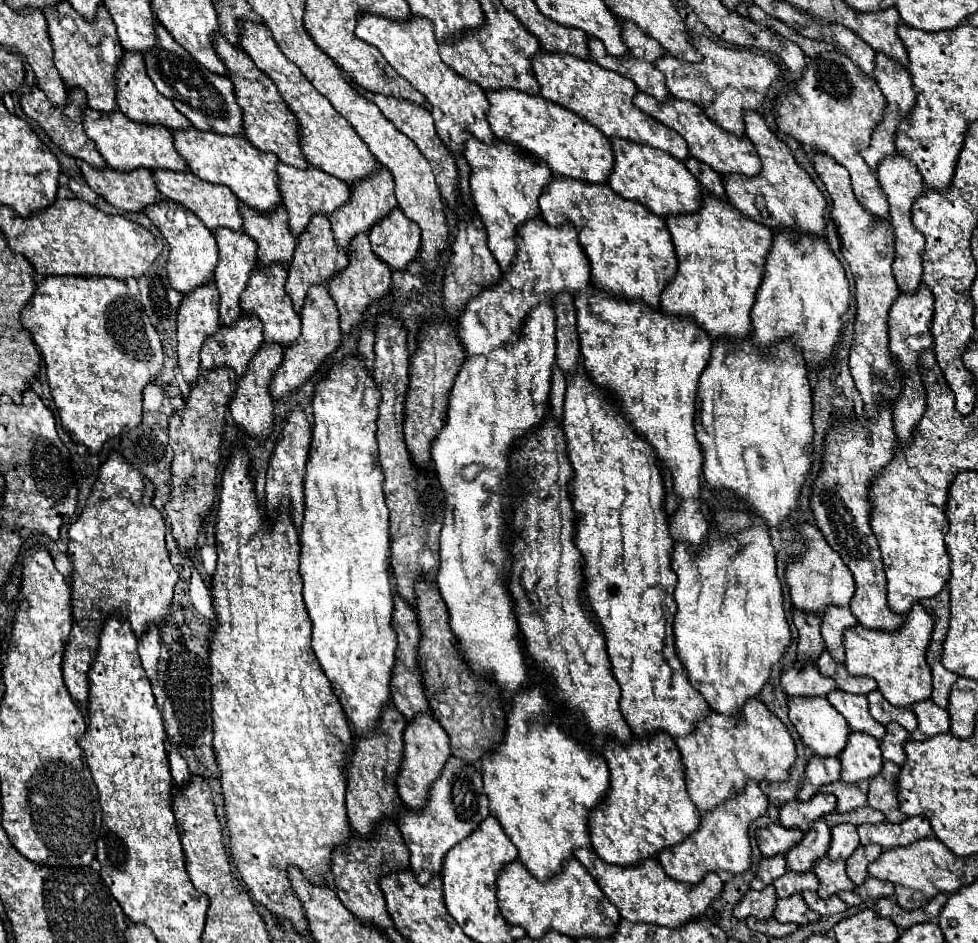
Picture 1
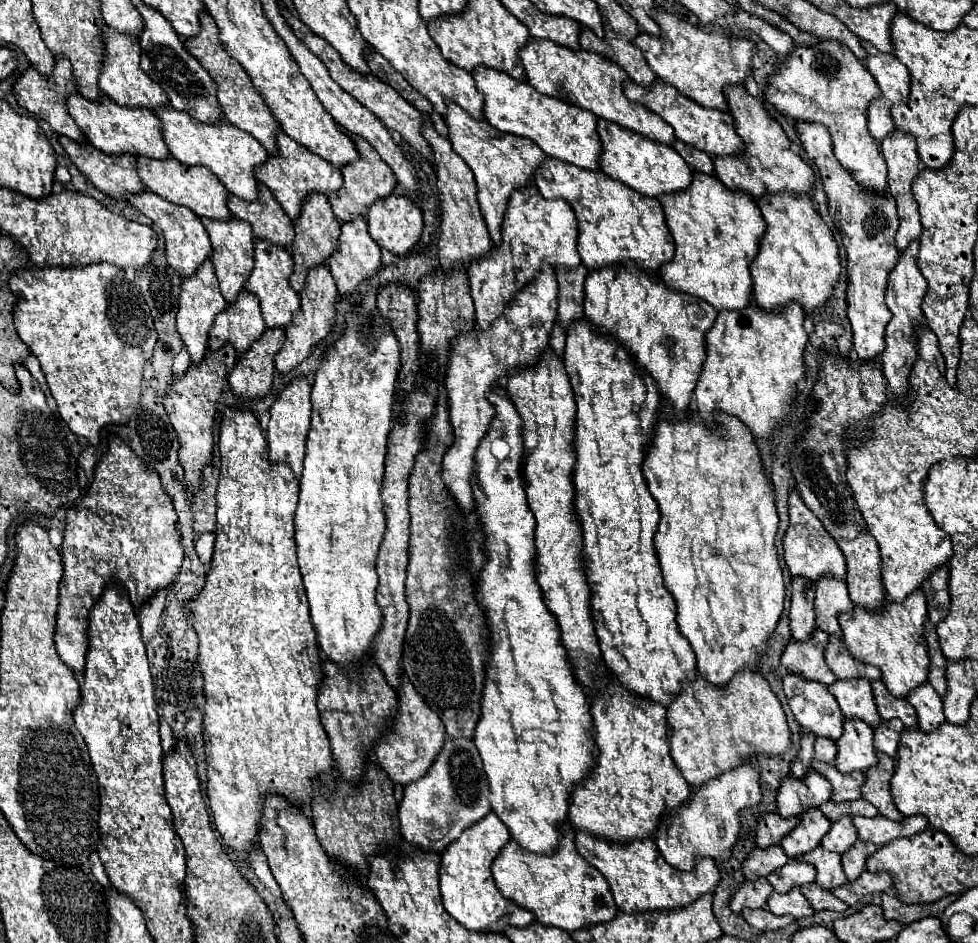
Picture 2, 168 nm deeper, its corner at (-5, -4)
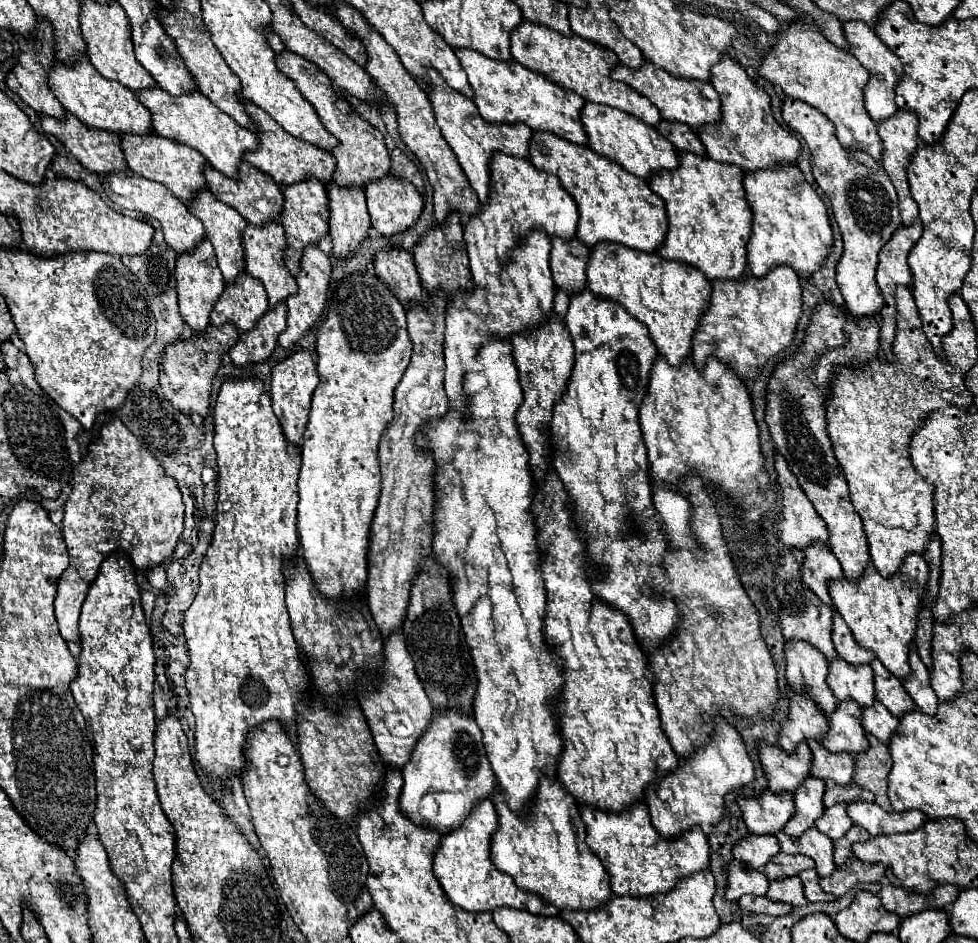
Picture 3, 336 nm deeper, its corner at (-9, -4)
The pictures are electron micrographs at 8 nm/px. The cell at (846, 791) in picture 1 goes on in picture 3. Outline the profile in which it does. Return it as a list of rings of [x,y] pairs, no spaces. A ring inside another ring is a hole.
[[[807,742],[811,748],[811,774],[821,780],[835,780],[845,786],[853,780],[855,762],[851,754],[831,754],[821,742]]]

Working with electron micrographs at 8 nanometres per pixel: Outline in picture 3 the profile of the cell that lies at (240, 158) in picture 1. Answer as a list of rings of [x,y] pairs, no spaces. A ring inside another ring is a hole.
[[[153,86],[135,92],[135,96],[139,96],[139,102],[151,112],[151,124],[155,134],[195,148],[221,174],[237,178],[237,166],[243,160],[243,152],[257,148],[257,136],[251,130],[239,126],[231,116],[221,112],[207,96],[199,94],[199,90],[171,96],[163,88]]]

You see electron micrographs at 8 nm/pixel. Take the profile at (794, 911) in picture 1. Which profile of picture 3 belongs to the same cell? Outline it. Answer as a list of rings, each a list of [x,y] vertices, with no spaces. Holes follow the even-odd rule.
[[[799,876],[769,880],[767,898],[775,900],[775,902],[787,902],[791,906],[803,906],[803,902],[807,902],[805,894],[803,894],[803,884],[799,882]]]

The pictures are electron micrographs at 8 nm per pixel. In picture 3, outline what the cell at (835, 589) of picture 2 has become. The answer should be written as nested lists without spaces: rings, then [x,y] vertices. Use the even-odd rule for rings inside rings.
[[[815,542],[815,546],[807,546],[805,550],[805,560],[801,564],[801,578],[803,584],[811,588],[821,602],[833,606],[827,592],[827,582],[843,578],[843,570],[833,552],[821,542]]]

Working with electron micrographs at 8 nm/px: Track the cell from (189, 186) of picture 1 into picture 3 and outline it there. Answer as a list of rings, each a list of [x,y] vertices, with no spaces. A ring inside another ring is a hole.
[[[119,134],[121,138],[121,150],[125,156],[125,162],[129,166],[129,170],[133,170],[139,176],[145,176],[149,180],[161,182],[163,186],[167,186],[183,204],[191,202],[193,194],[197,194],[197,190],[205,188],[205,178],[203,178],[203,166],[205,166],[205,158],[197,152],[191,150],[187,146],[179,146],[179,142],[167,142],[167,138],[159,138],[159,134],[145,134],[145,136],[137,136],[137,134]]]

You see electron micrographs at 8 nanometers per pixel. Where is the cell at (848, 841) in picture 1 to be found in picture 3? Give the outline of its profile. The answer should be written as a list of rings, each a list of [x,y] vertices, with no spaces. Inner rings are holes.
[[[835,804],[831,808],[825,808],[823,818],[819,818],[819,822],[815,822],[815,828],[821,830],[823,834],[827,834],[831,840],[837,840],[841,836],[845,836],[845,832],[851,828],[851,818],[845,812],[845,804]]]

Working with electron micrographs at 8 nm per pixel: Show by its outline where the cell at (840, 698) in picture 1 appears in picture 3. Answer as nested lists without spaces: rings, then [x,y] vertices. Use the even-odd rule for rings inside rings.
[[[839,656],[829,664],[827,684],[837,700],[855,700],[859,706],[871,706],[875,702],[873,670],[871,666],[851,666]]]

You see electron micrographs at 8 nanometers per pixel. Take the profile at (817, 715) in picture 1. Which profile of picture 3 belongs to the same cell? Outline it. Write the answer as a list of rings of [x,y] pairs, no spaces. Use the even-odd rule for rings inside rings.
[[[785,642],[783,648],[787,660],[787,680],[797,692],[809,694],[823,714],[831,714],[837,706],[837,698],[827,686],[827,658],[821,650],[807,642]]]

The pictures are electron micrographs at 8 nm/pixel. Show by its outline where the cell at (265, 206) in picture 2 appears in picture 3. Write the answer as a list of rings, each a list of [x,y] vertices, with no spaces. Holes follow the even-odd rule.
[[[241,160],[241,164],[239,164],[239,176],[237,178],[229,178],[229,176],[221,174],[219,170],[215,170],[211,164],[205,164],[205,180],[207,180],[207,188],[221,202],[235,208],[249,224],[263,226],[265,222],[279,218],[279,214],[283,210],[283,196],[281,196],[279,184],[269,174],[263,174],[261,170],[255,170],[245,160]]]

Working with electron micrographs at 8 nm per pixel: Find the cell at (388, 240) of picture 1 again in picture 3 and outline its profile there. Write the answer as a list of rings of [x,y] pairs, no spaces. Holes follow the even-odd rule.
[[[383,176],[379,180],[371,180],[365,184],[365,198],[367,198],[367,208],[371,216],[371,226],[383,234],[383,236],[393,236],[399,232],[405,232],[409,226],[413,226],[423,210],[423,196],[417,192],[417,188],[397,176]]]

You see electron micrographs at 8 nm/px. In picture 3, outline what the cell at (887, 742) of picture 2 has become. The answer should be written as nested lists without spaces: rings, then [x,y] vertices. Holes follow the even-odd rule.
[[[875,700],[875,706],[867,706],[867,710],[863,710],[861,722],[869,734],[873,734],[875,738],[879,738],[885,744],[889,742],[891,734],[899,726],[899,718],[889,714],[889,710],[883,704],[879,704],[877,700]]]

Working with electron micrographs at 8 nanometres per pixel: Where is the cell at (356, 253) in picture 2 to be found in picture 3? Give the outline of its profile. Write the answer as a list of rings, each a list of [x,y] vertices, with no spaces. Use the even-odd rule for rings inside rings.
[[[333,180],[325,182],[329,194],[329,234],[333,236],[333,254],[349,258],[359,244],[369,236],[369,212],[363,188],[339,186]]]

